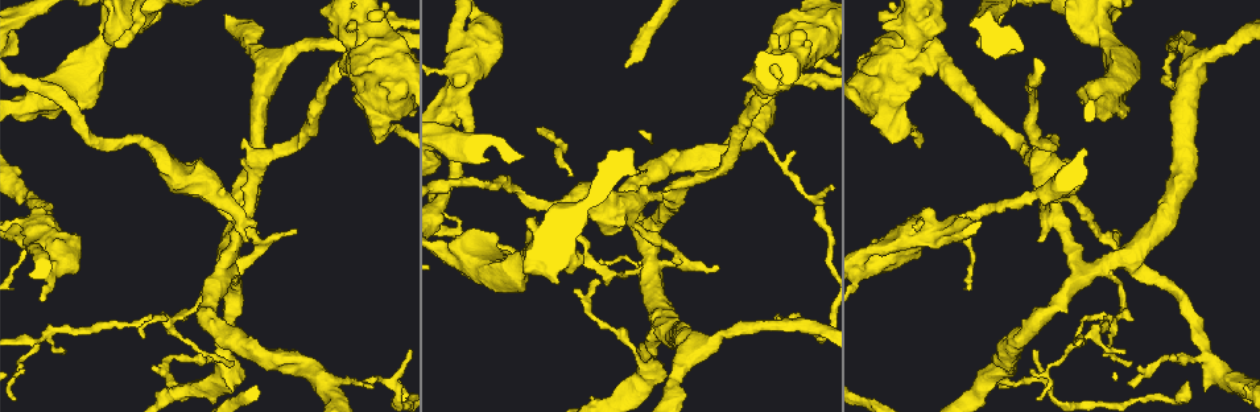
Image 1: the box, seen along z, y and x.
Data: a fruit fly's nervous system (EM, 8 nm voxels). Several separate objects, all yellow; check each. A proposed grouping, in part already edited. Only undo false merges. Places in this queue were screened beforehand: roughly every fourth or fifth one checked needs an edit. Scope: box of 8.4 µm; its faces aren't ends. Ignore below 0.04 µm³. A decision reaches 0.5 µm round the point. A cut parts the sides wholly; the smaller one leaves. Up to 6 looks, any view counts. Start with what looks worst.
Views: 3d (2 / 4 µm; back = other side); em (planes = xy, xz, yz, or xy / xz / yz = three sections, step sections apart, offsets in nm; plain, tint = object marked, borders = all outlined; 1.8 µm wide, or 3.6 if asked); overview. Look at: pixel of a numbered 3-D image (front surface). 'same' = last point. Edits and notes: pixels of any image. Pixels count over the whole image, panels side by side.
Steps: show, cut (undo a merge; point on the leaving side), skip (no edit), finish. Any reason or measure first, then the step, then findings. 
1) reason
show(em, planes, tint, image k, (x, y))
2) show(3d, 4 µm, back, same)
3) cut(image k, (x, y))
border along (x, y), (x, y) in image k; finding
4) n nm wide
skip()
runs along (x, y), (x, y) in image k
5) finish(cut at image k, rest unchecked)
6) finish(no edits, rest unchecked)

abrupt turn
show(em, 3.6 µm, planes, plain, image 1, (372, 27))

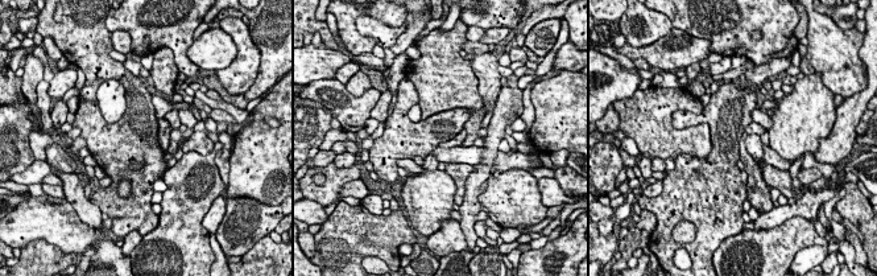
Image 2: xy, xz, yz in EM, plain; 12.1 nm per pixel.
with the object marked
show(em, 3.6 µm, planes, tint, same)

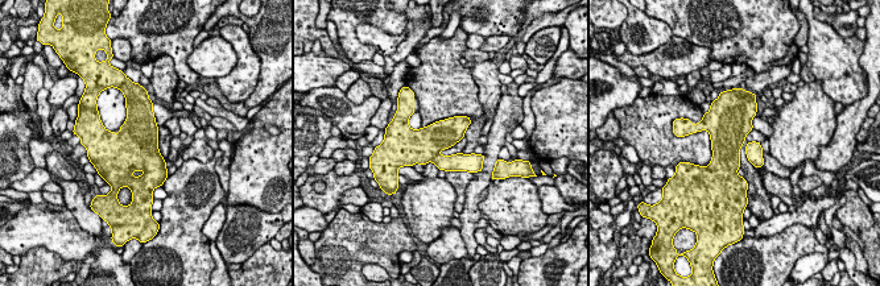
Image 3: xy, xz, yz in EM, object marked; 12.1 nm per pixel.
cut(image 3, (453, 162))
border along (438, 153), (429, 161) in image 3; a second neuron is stuck on

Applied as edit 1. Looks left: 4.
abrupt turn
show(3d, 2 µm, image 1, (260, 245))

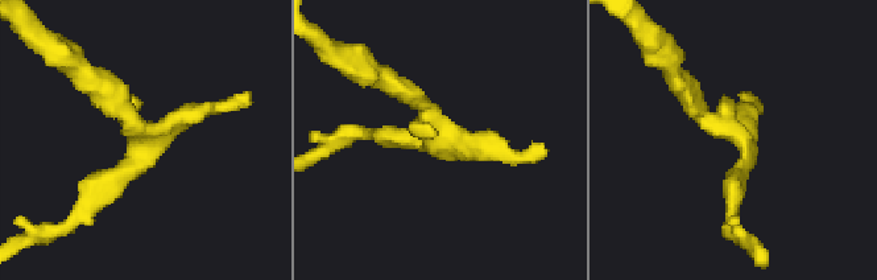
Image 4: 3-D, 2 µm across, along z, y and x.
show(em, xz, step 16, tint, image 4, (145, 140))

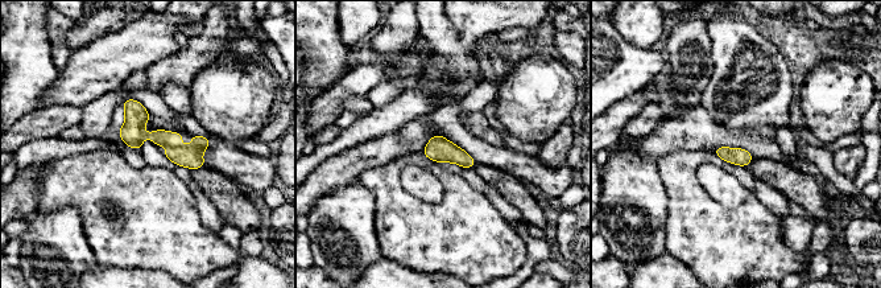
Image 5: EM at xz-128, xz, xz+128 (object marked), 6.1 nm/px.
show(em, planes, tint, same)

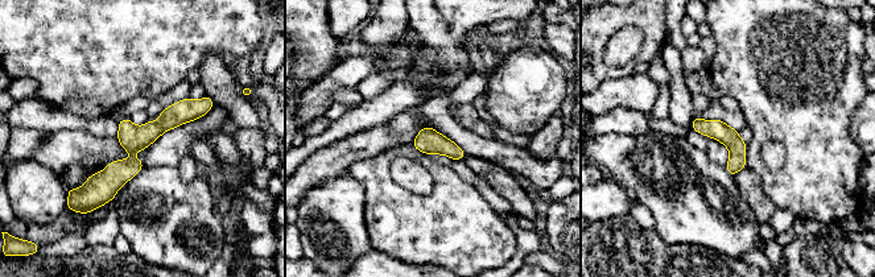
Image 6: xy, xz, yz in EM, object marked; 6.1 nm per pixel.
skip()
one neuron here

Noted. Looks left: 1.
finish(cut at image 3, rest unchecked)

